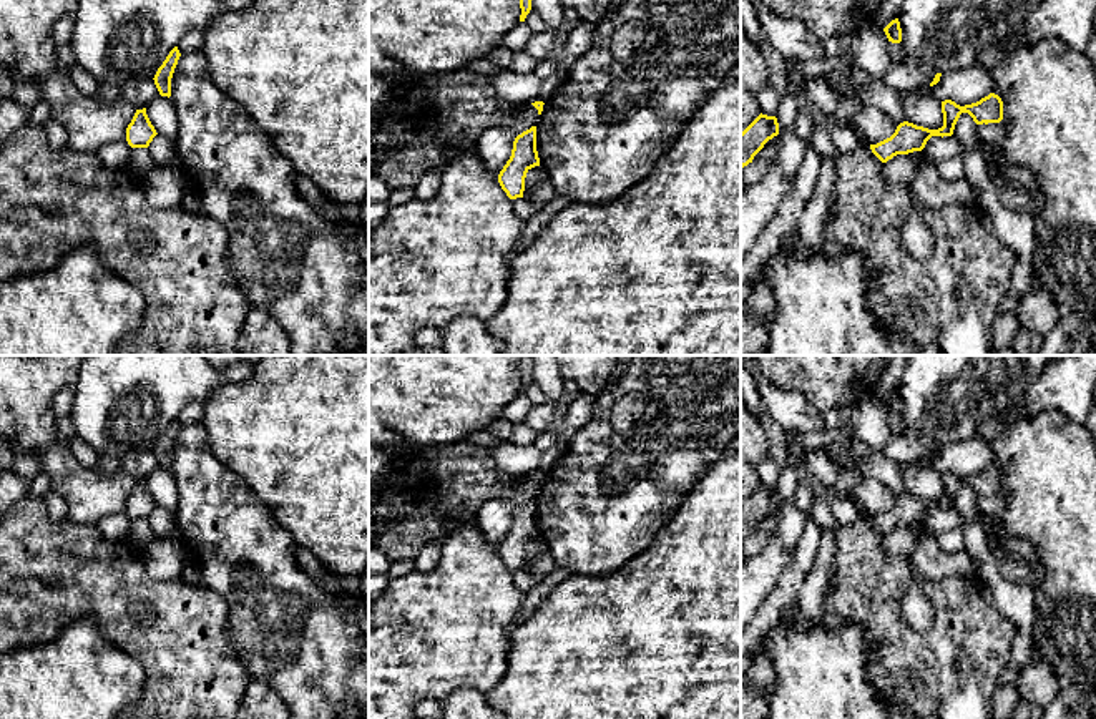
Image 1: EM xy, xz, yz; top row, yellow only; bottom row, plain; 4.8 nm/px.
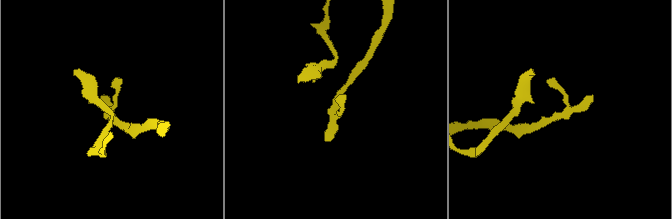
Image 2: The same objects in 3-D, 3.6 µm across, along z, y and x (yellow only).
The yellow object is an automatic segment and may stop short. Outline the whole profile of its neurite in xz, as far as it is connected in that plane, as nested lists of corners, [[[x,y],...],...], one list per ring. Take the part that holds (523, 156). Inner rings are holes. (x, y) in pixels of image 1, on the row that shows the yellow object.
[[[536,126],[518,135],[511,156],[498,174],[498,183],[510,199],[523,198],[526,173],[540,166],[536,151]]]

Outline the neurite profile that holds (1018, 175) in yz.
[[[981,143],[978,149],[985,156],[990,173],[1000,176],[1006,183],[1023,186],[1026,191],[1030,191],[1036,198],[1036,201],[1043,201],[1040,183],[1031,169],[1025,166],[1003,166],[1000,163],[998,143],[996,144]]]

